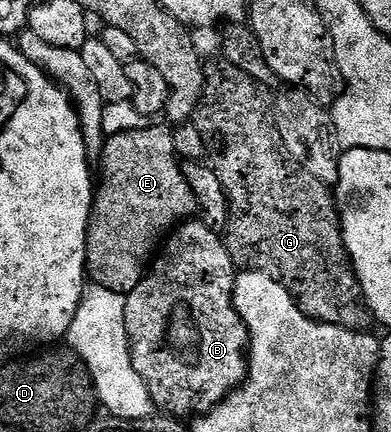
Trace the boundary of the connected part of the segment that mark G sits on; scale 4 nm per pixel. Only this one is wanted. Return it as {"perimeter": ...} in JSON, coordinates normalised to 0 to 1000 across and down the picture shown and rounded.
{"perimeter":[[[558,137],[522,162],[522,218],[496,264],[496,287],[527,331],[527,373],[568,414],[583,454],[583,528],[578,565],[598,611],[624,627],[691,637],[752,692],[752,701],[798,743],[893,762],[908,771],[949,764],[951,722],[931,704],[931,685],[880,569],[870,532],[870,488],[852,440],[783,396],[731,350],[706,292],[701,225],[627,164]]]}

